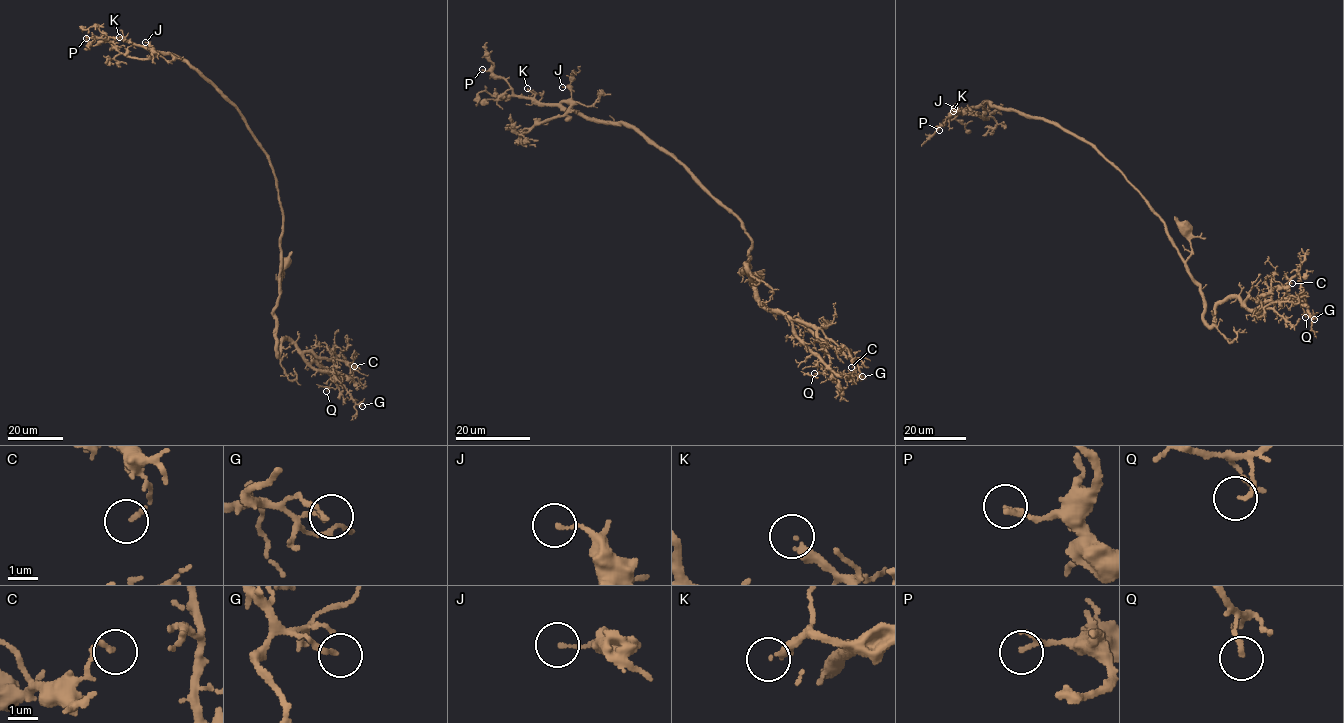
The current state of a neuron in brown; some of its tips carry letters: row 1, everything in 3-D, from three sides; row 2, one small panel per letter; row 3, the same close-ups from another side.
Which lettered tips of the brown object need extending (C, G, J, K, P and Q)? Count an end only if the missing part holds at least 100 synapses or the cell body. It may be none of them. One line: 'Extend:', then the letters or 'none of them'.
Extend: K

